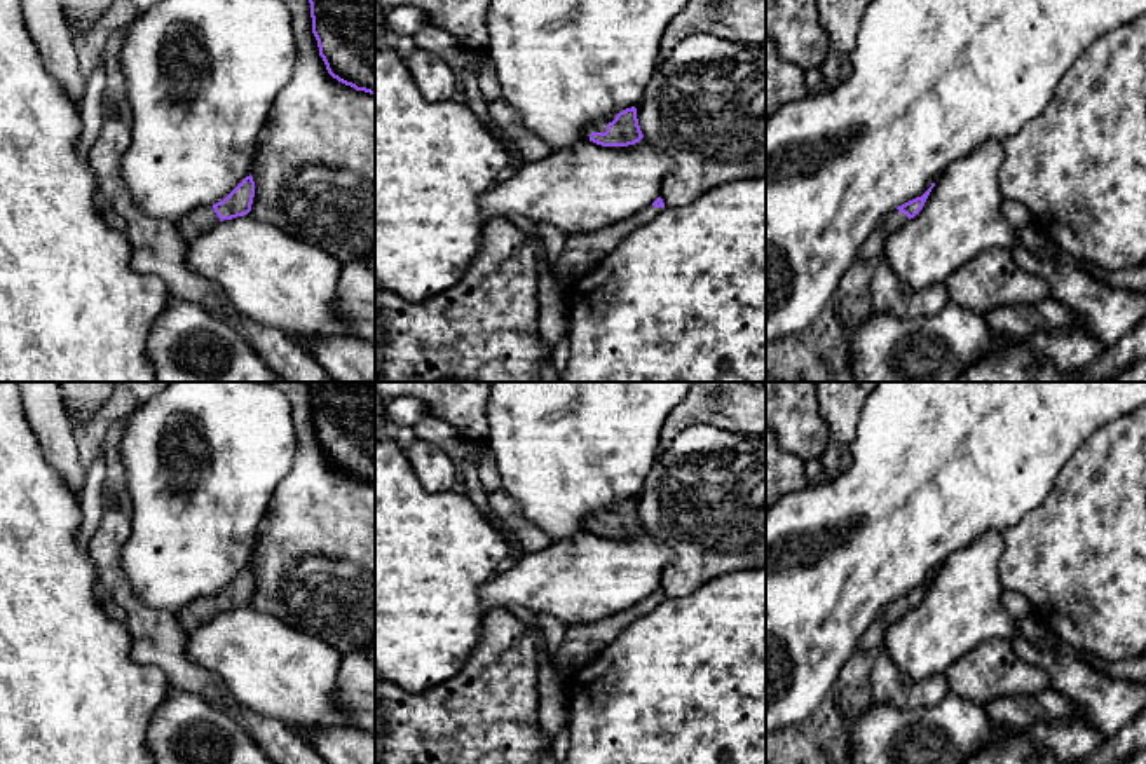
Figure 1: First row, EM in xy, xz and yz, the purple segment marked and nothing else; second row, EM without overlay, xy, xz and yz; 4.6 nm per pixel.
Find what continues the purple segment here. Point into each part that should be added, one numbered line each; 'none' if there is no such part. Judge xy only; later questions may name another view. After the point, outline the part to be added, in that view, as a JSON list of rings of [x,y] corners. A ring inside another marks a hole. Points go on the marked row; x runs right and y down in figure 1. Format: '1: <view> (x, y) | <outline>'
1: xy (199, 220) | [[[213,206],[197,208],[185,215],[178,223],[176,230],[185,242],[192,241],[199,234],[213,229],[220,222],[218,215],[215,213]]]

